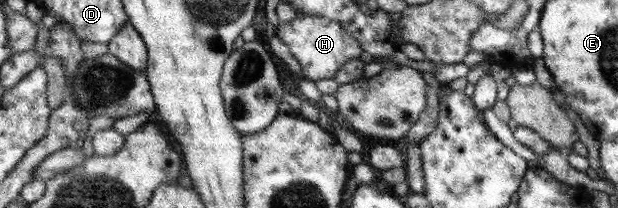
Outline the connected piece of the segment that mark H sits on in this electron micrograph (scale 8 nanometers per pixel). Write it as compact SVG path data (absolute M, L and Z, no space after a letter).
M306 16L302 18L292 19L289 23L280 24L269 31L288 47L292 57L298 61L302 75L310 81L318 81L320 79L330 79L340 69L340 66L352 59L360 59L362 52L360 43L356 39L352 39L342 27L335 22L317 16Z

